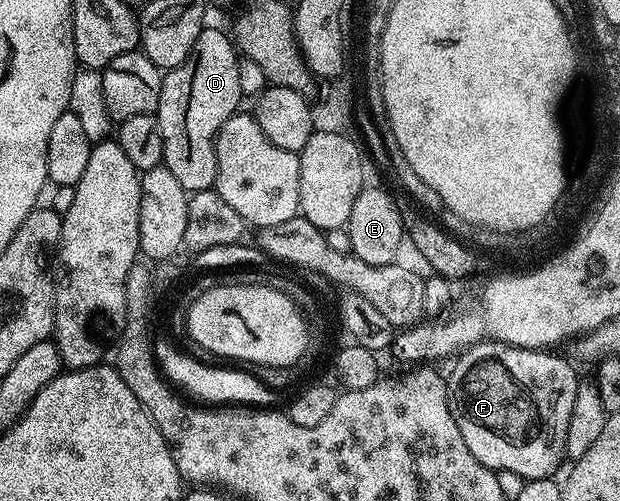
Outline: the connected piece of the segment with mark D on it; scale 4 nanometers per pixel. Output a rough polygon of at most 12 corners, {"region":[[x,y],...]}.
{"region":[[203,27],[162,77],[164,166],[188,194],[216,178],[214,139],[239,111],[239,53]]}

